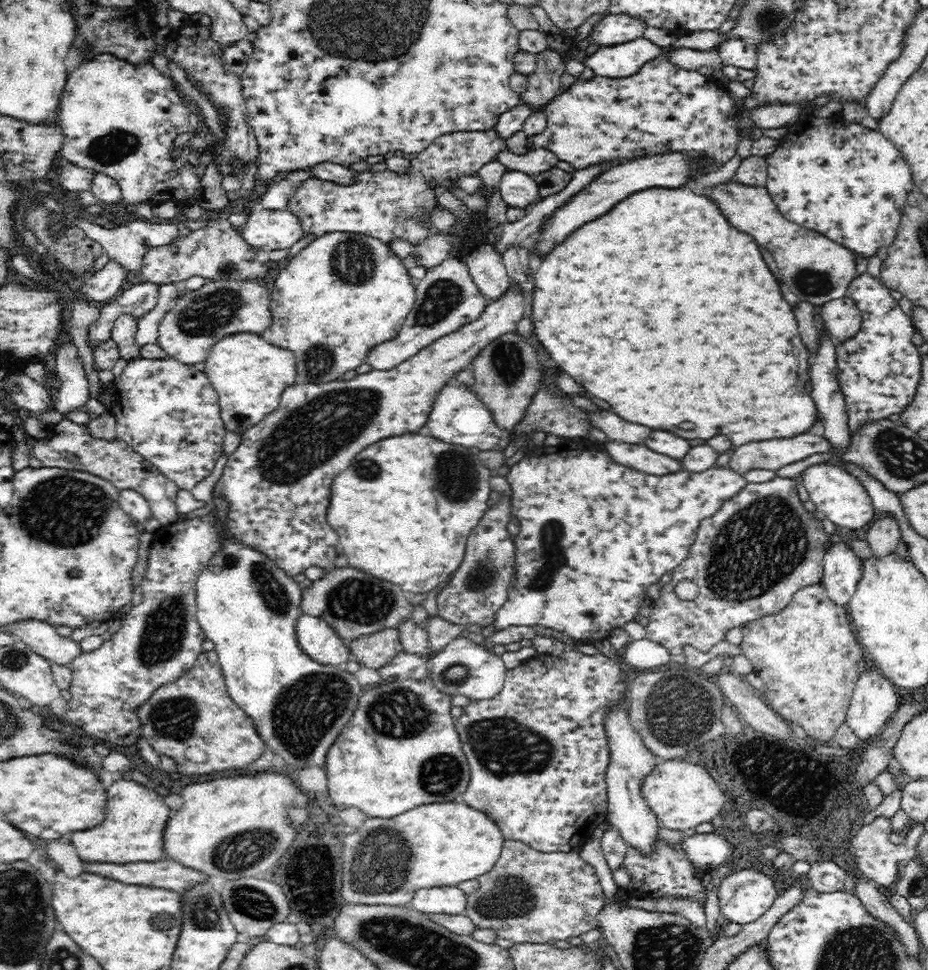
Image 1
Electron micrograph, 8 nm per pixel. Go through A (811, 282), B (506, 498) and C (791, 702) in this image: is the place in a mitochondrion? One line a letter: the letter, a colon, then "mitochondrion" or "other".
A: mitochondrion
B: other
C: other

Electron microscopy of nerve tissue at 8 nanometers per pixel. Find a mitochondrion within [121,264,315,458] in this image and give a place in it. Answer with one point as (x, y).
(203, 317)

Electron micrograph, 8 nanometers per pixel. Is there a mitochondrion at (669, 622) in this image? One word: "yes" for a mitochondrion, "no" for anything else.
no

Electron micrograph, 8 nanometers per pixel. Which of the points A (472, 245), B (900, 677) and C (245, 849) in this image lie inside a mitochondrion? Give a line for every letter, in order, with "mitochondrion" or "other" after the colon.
A: other
B: other
C: mitochondrion

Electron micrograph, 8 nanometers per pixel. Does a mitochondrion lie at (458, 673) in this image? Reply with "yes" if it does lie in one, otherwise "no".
yes

